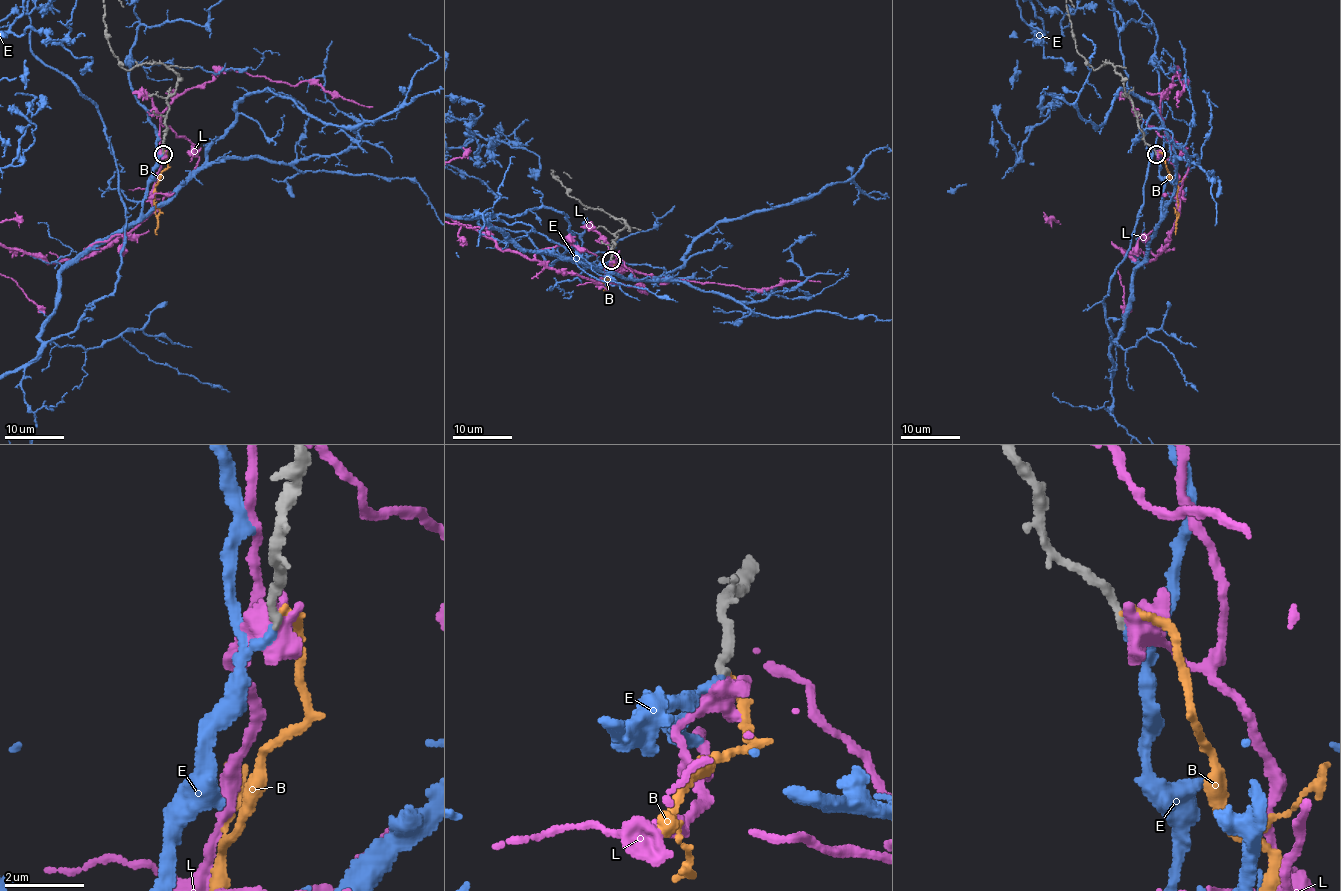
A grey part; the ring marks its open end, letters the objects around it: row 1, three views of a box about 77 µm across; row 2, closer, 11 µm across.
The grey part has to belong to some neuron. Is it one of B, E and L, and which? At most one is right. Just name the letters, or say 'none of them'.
E

